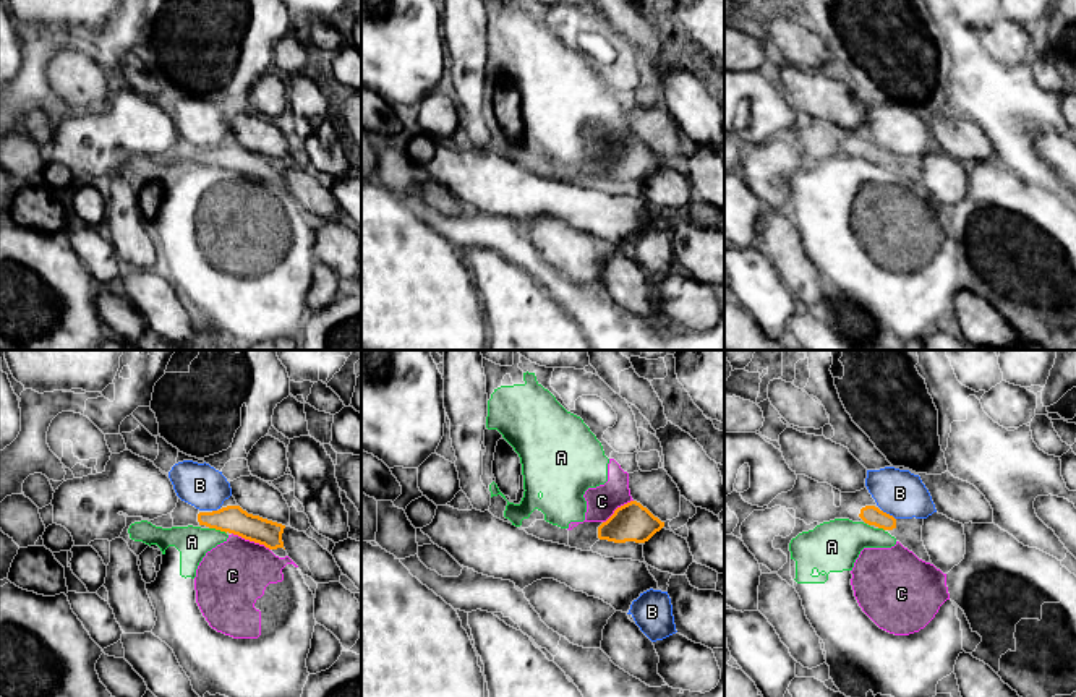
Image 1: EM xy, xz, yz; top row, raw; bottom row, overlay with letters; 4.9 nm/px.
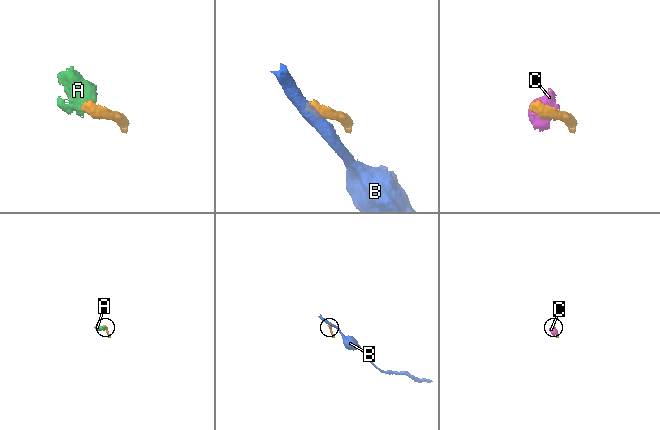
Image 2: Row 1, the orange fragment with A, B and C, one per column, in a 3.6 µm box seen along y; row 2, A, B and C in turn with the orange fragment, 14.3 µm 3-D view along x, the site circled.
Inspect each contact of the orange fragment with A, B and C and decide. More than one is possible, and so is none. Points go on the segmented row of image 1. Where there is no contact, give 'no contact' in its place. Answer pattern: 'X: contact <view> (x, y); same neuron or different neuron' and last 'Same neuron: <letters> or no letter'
A: contact xy (217, 529); different neuron
B: contact yz (888, 514); different neuron
C: contact xy (251, 540); different neuron
Same neuron: no letter

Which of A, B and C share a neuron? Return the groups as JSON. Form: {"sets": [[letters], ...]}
{"sets": [["A", "C"], ["B"]]}

